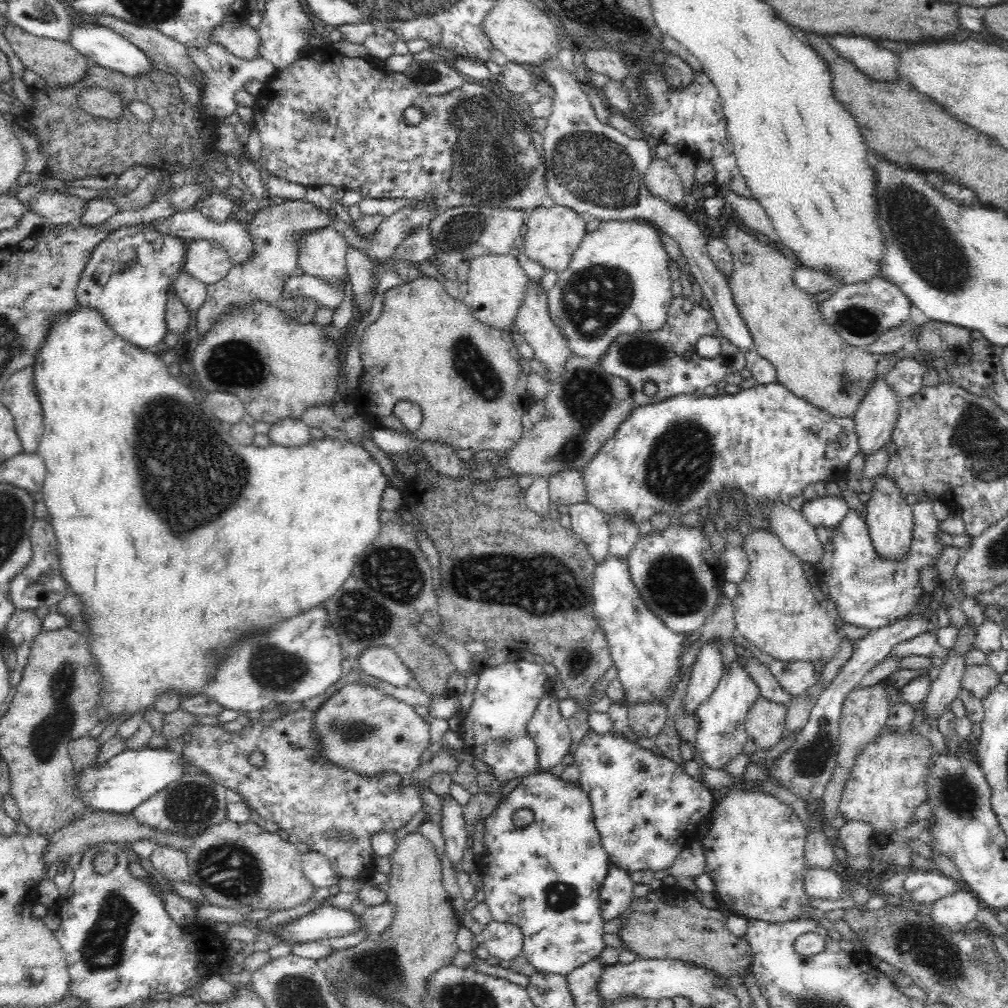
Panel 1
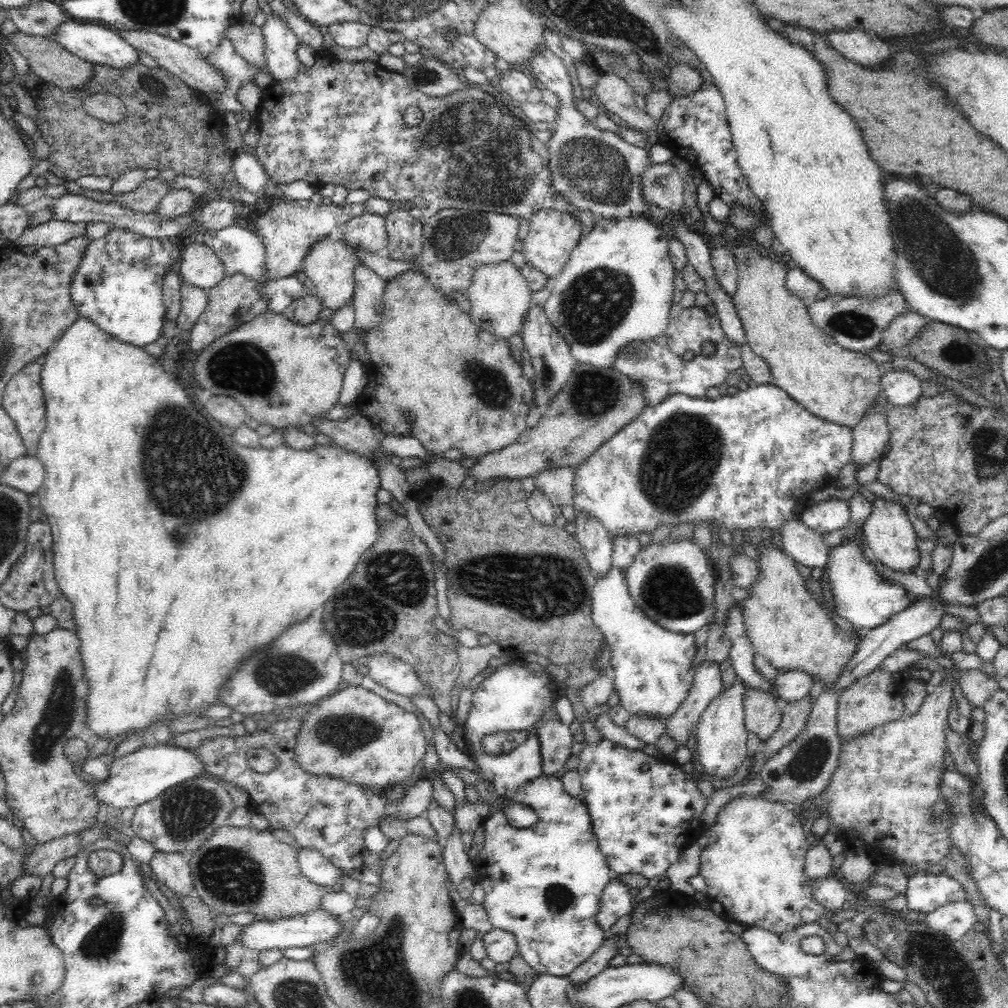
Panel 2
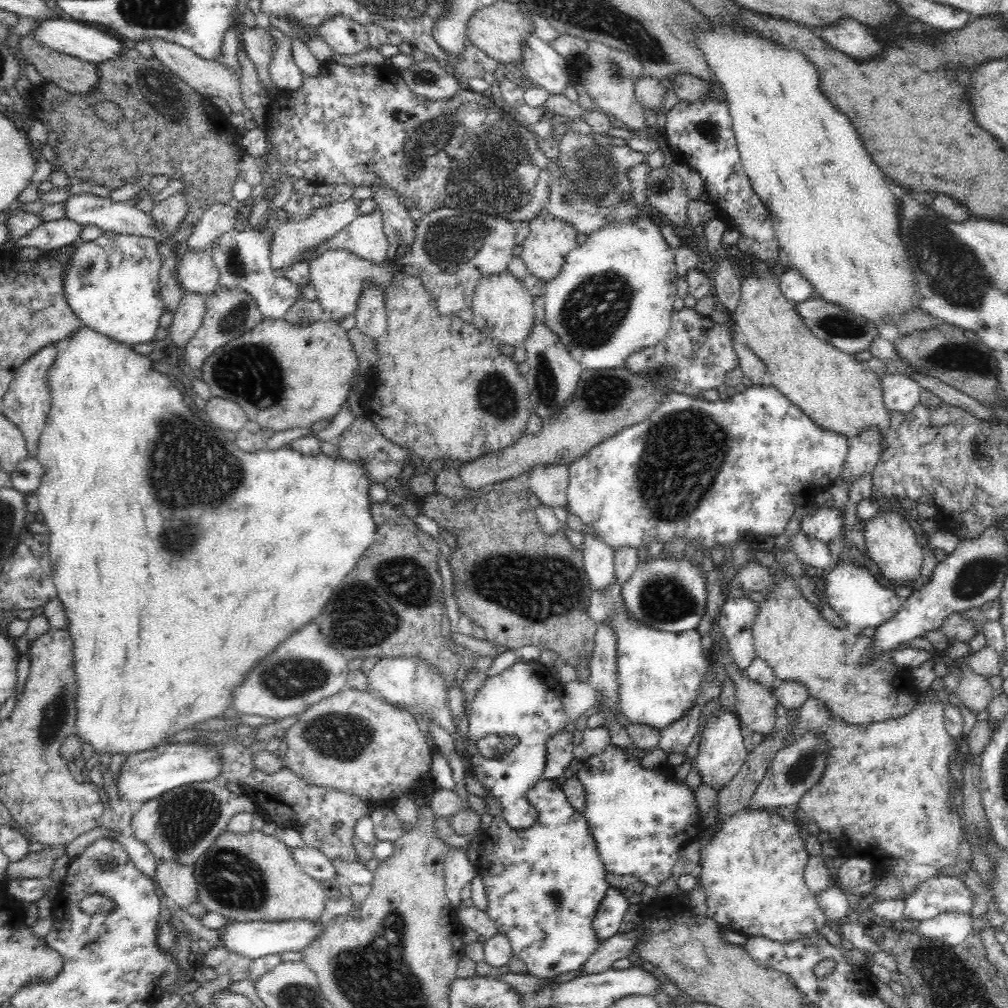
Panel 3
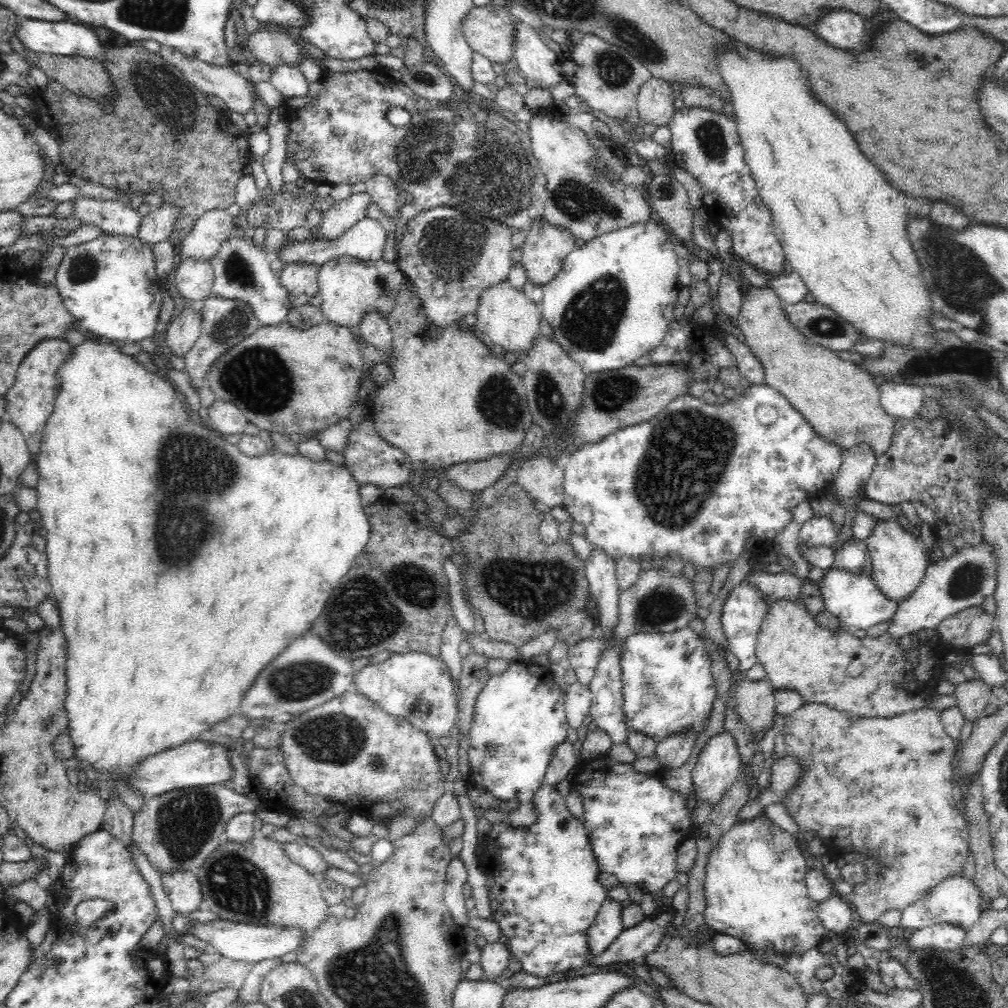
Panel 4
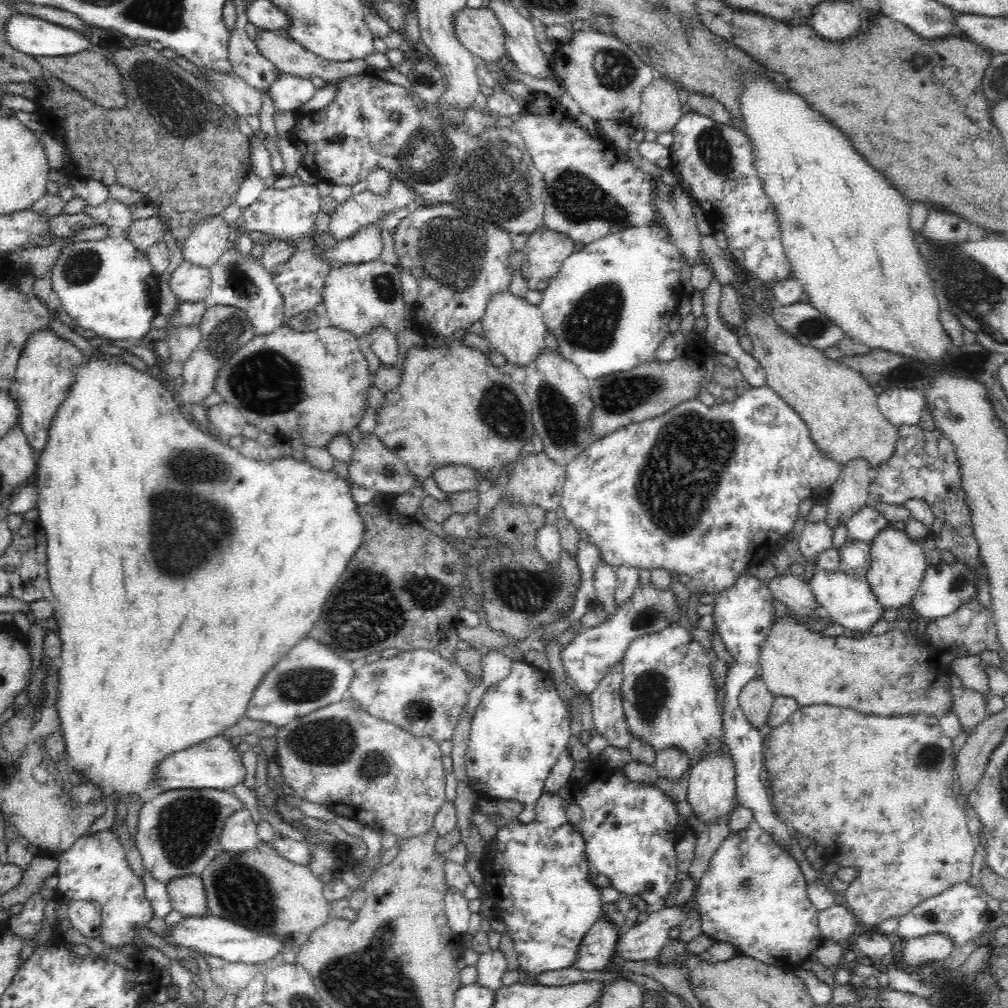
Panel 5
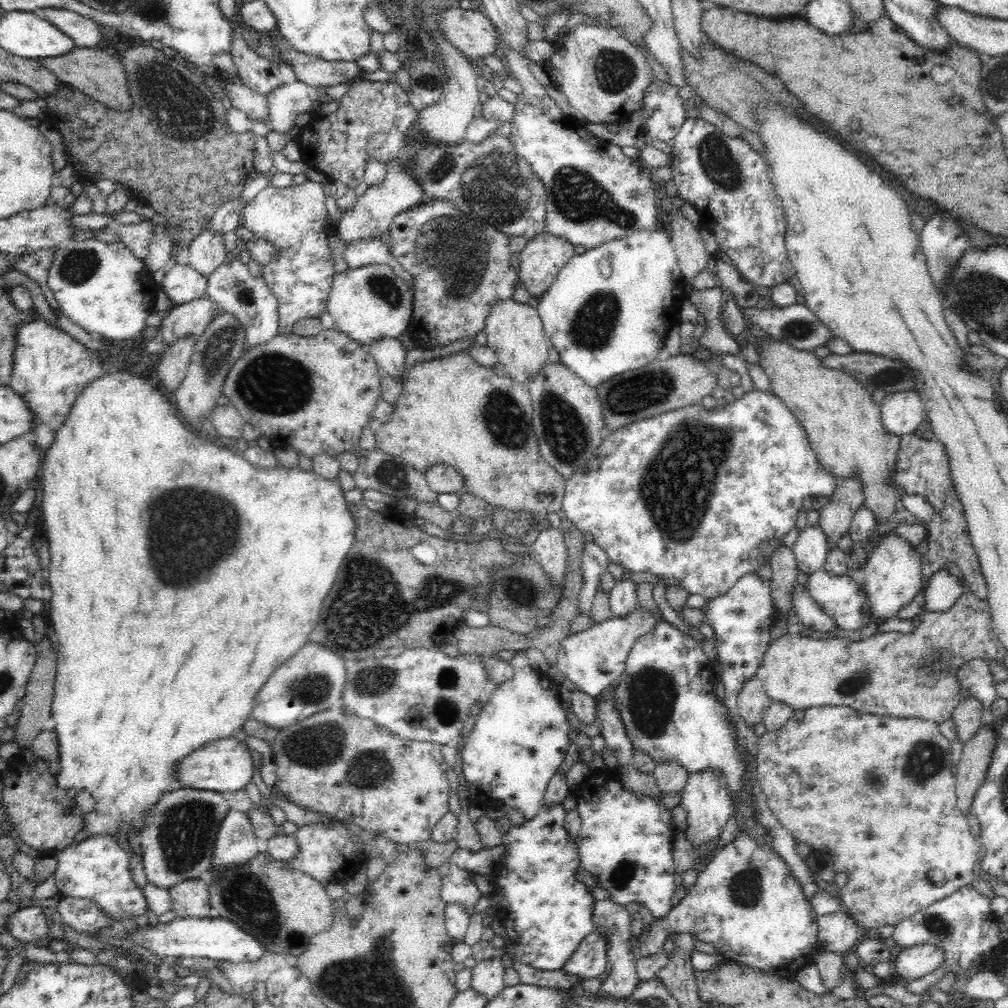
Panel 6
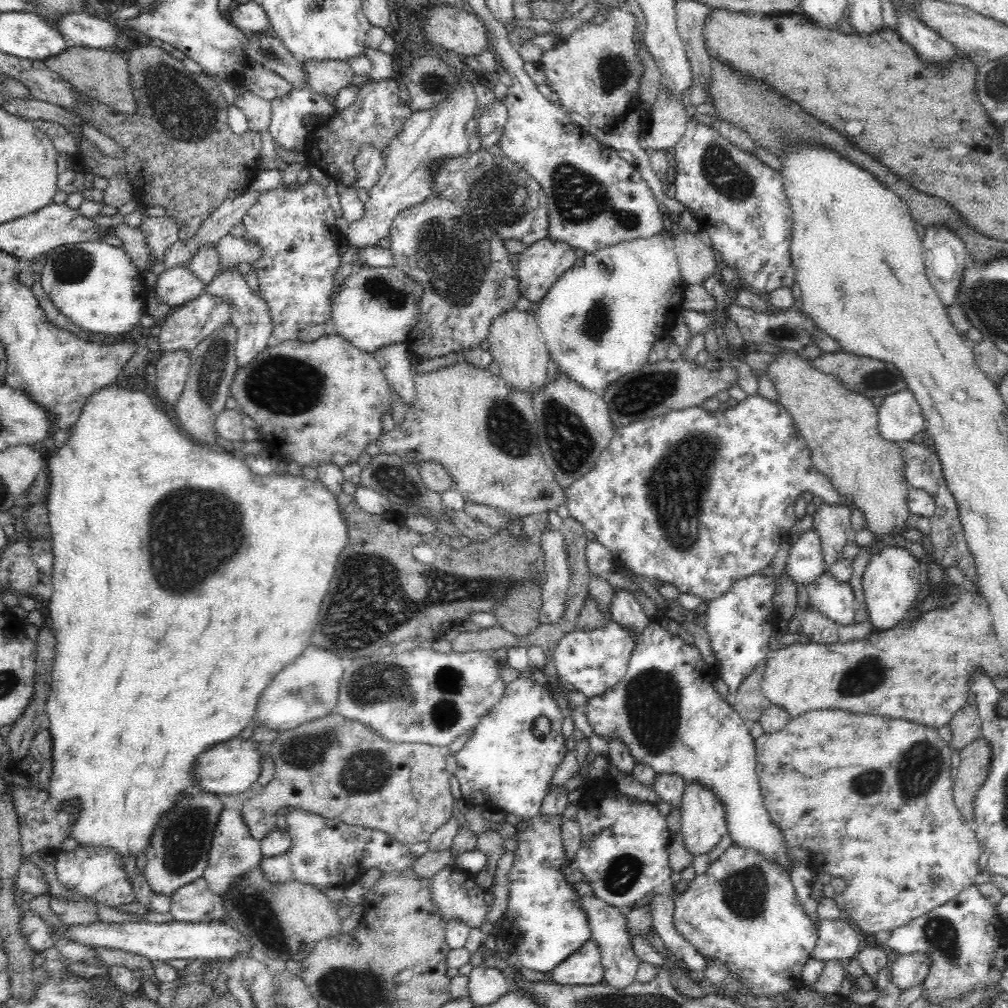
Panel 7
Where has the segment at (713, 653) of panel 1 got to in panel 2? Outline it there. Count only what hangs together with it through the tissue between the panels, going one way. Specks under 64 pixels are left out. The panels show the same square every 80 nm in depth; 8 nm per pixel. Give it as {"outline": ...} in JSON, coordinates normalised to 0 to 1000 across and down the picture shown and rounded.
{"outline":[[[700,655],[691,661],[684,689],[673,702],[673,706],[659,718],[659,728],[671,737],[671,742],[683,736],[704,695],[716,686],[712,659]]]}

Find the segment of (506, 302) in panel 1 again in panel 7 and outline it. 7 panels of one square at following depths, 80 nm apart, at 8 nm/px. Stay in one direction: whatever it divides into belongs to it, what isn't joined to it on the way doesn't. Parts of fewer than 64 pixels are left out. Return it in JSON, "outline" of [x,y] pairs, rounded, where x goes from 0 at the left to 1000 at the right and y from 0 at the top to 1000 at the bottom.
{"outline":[[[512,306],[498,311],[489,317],[483,336],[487,341],[489,357],[494,359],[496,364],[494,373],[506,388],[518,388],[529,395],[530,390],[541,386],[541,381],[544,380],[542,363],[545,351],[530,309],[518,310]]]}

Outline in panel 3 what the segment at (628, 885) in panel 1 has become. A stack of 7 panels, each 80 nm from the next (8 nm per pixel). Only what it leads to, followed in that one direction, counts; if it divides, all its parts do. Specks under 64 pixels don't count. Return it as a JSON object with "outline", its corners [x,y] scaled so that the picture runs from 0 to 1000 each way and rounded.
{"outline":[[[604,880],[595,896],[591,910],[588,912],[588,925],[594,937],[614,927],[618,910],[623,904],[624,896],[613,881]]]}

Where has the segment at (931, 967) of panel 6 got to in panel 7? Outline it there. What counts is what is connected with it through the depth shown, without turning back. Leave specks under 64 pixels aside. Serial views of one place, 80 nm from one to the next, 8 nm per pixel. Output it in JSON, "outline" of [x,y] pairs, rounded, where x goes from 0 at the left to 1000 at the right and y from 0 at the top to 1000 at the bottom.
{"outline":[[[917,946],[891,948],[881,964],[883,973],[893,983],[900,983],[905,979],[910,979],[915,976],[921,967],[921,955],[922,952]]]}

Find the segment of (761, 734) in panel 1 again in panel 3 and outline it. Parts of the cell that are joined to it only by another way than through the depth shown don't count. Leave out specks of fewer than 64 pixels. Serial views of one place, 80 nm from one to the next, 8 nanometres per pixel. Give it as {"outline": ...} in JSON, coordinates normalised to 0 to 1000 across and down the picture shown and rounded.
{"outline":[[[732,665],[724,669],[730,685],[730,704],[735,718],[742,725],[760,729],[768,722],[771,706],[766,685],[756,678],[738,673]]]}

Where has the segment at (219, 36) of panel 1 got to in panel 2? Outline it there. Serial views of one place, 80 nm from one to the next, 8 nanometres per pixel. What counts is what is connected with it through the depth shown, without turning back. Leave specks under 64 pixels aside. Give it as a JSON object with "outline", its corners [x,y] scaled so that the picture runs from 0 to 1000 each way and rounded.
{"outline":[[[240,21],[224,30],[227,38],[237,54],[248,64],[254,66],[254,84],[260,89],[266,89],[273,80],[265,68],[265,58],[262,52],[263,37],[260,28]]]}

